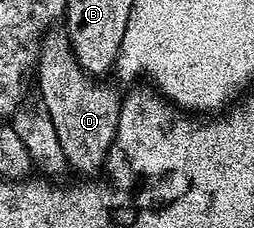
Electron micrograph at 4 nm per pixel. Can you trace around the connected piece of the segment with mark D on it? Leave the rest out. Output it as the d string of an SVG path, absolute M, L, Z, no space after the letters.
M56 32L45 33L40 42L40 55L34 70L34 81L36 77L40 84L38 97L46 103L46 111L50 111L50 120L54 122L58 143L62 143L62 155L68 160L68 169L84 173L80 175L96 175L103 170L104 160L116 138L120 101L76 62L67 32Z

